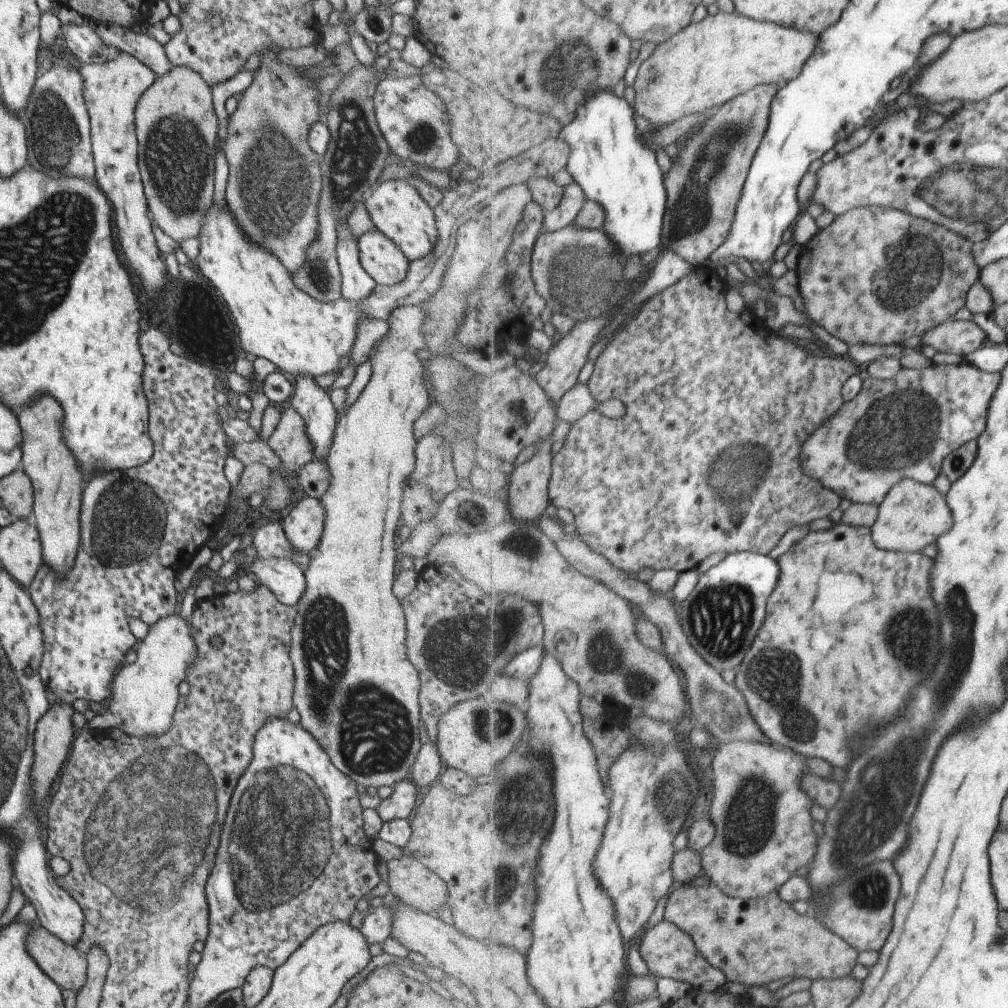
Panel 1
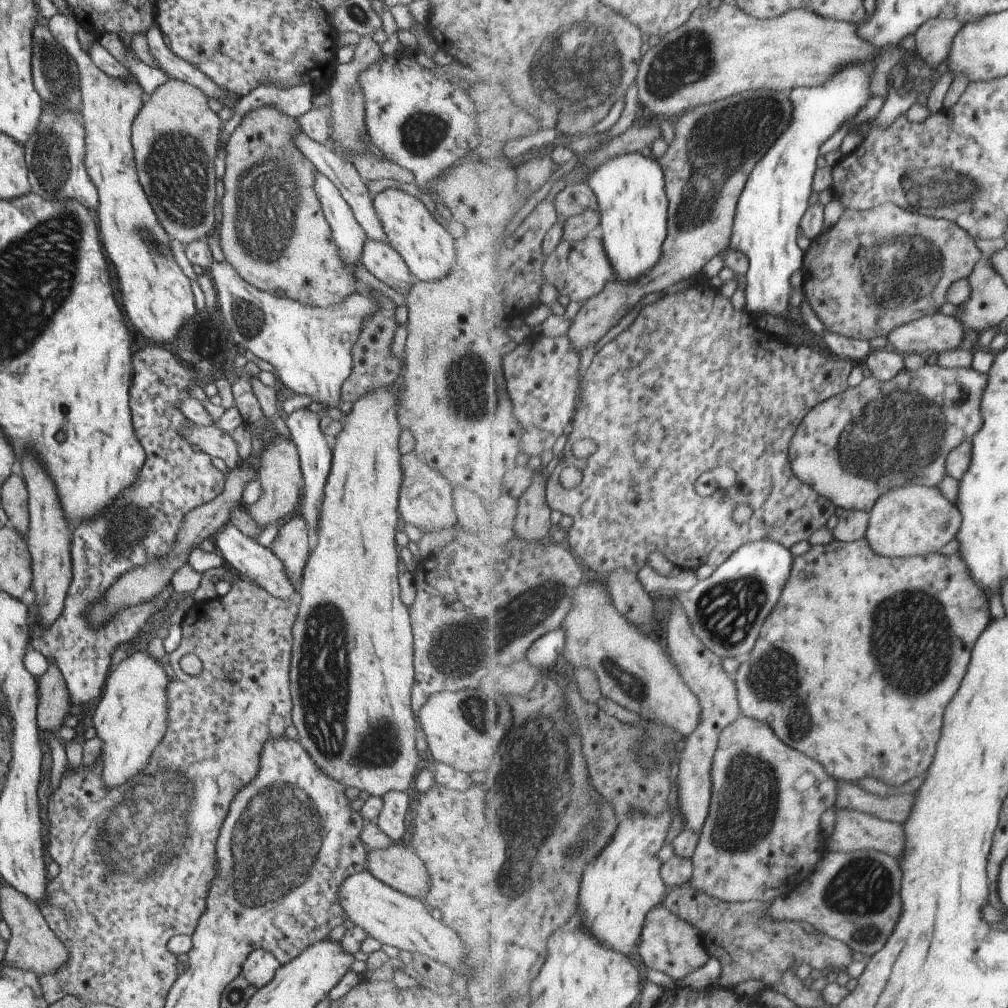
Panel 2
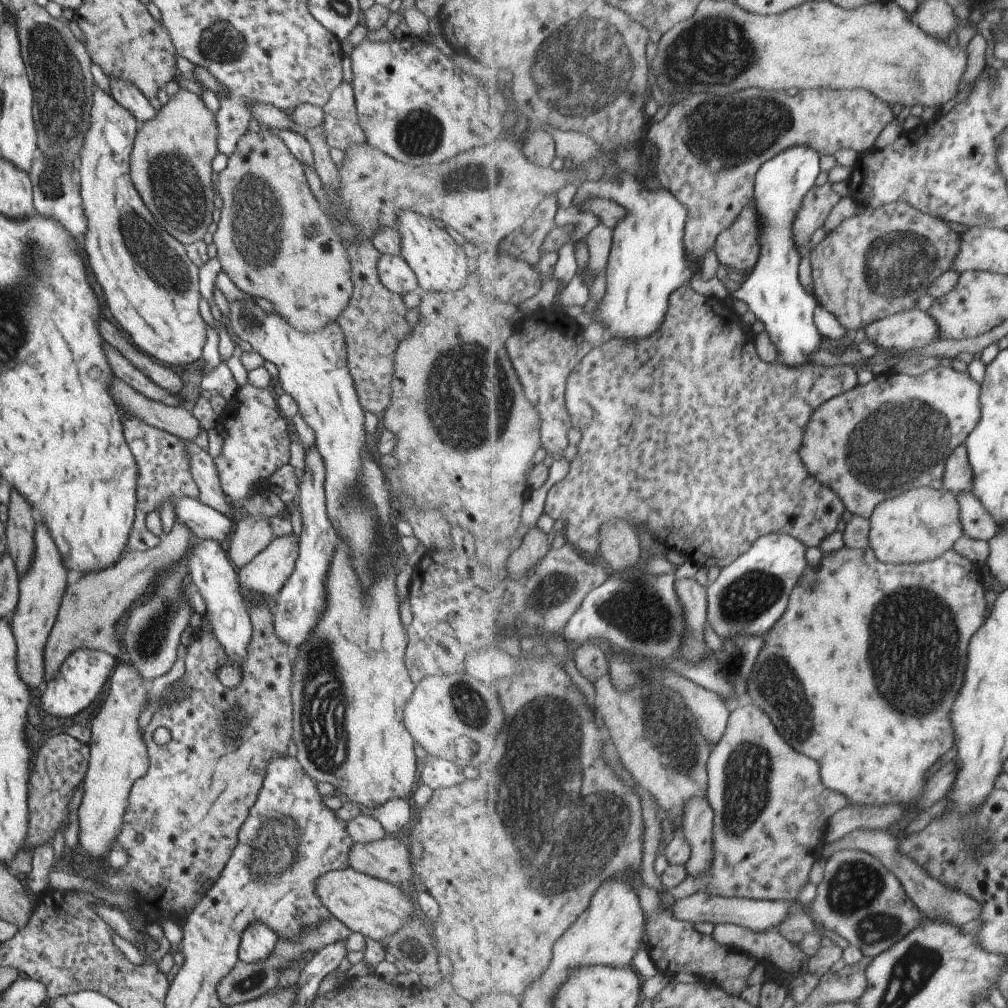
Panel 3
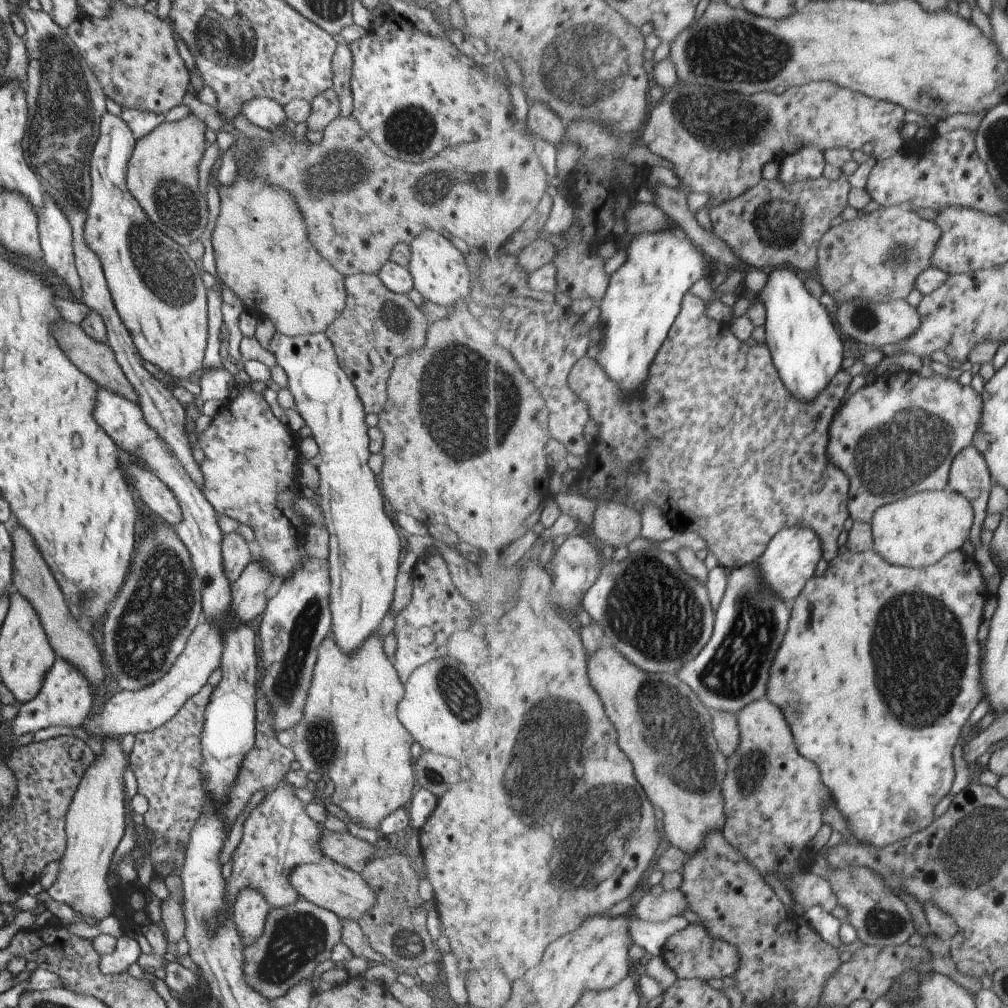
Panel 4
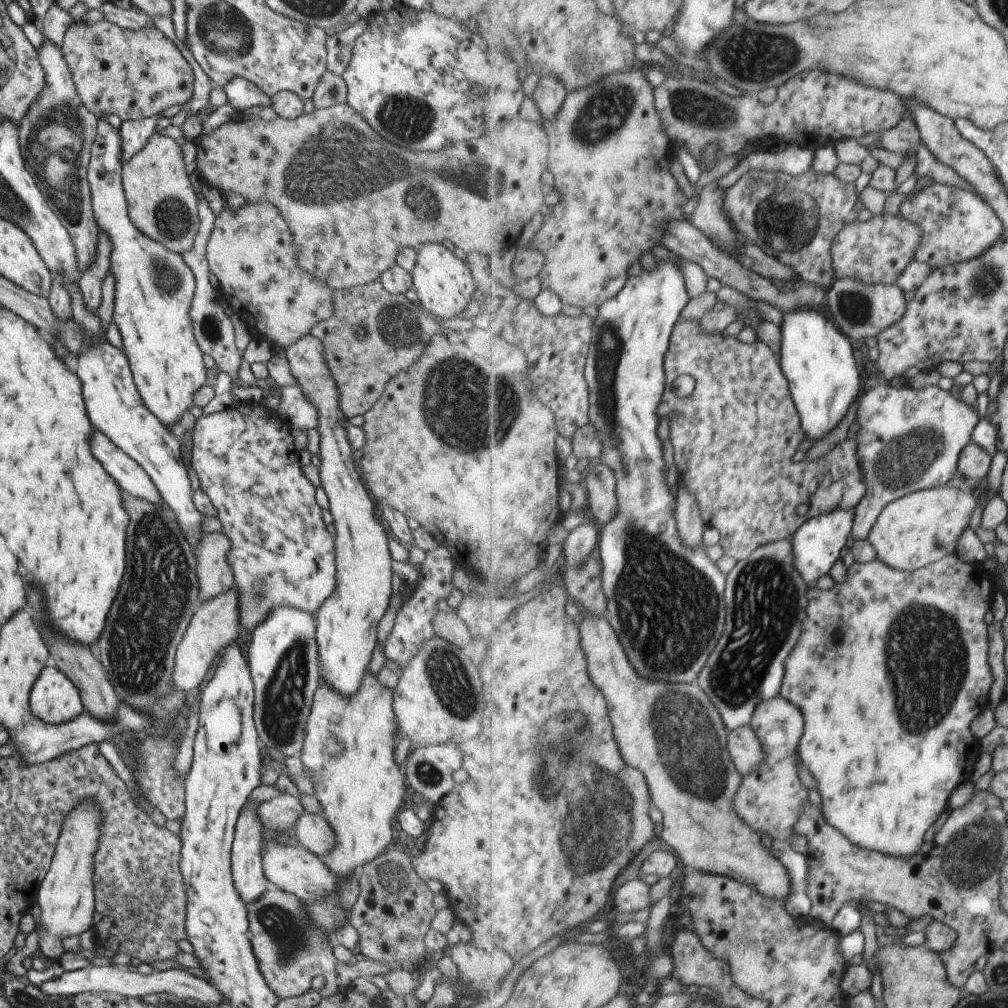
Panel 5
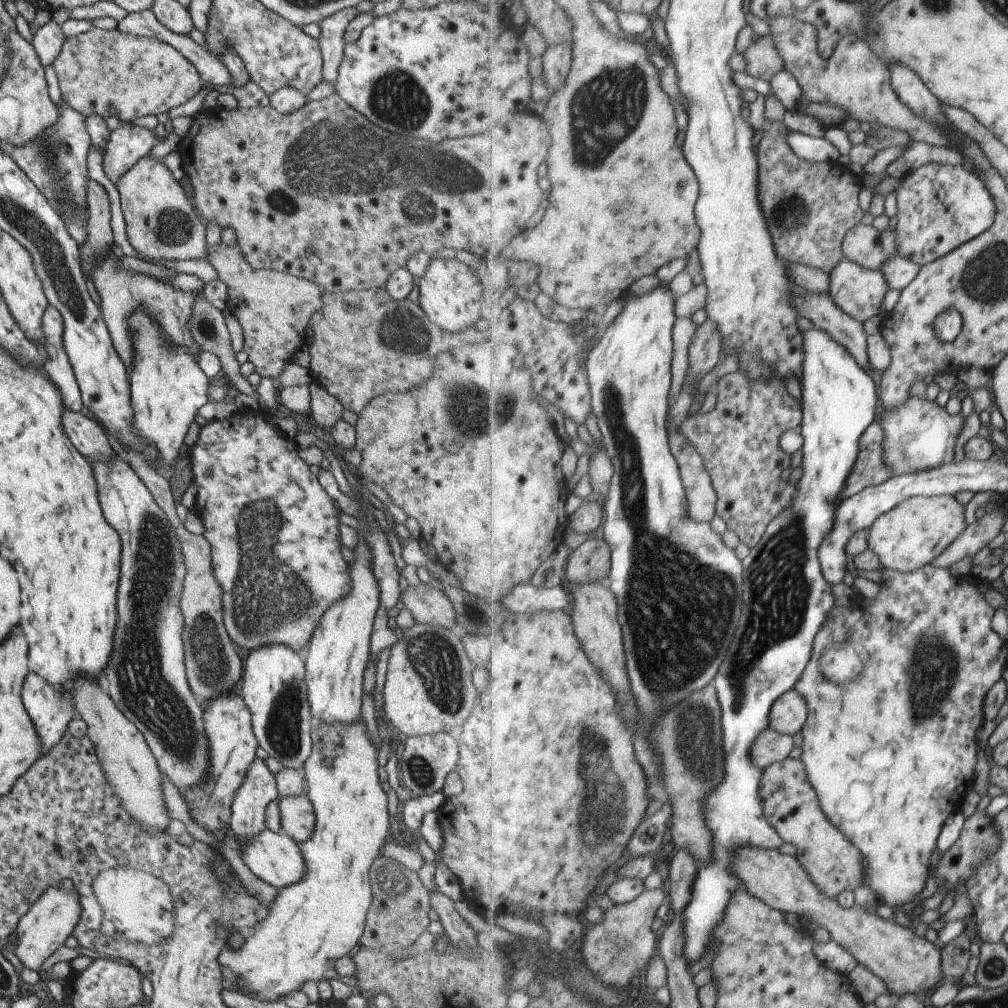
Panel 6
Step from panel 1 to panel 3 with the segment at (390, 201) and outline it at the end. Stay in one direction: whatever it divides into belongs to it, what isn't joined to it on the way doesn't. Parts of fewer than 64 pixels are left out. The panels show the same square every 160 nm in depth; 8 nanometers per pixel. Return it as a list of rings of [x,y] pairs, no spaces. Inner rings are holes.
[[[403,209],[395,219],[400,236],[400,257],[415,275],[420,293],[424,291],[455,292],[463,287],[470,264],[471,250],[455,243],[443,226],[423,218],[411,209]]]

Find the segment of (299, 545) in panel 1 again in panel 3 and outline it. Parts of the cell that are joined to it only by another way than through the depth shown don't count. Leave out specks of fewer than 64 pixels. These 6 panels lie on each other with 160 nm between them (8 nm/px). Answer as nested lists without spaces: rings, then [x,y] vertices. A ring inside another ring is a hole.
[[[291,532],[273,537],[271,542],[256,554],[247,564],[244,564],[237,573],[238,583],[251,592],[275,598],[282,584],[293,572],[298,557],[298,538]]]

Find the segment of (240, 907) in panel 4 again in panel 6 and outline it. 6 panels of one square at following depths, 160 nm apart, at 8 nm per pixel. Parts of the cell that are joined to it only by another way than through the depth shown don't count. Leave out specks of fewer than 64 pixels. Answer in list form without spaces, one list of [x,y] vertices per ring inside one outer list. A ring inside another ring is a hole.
[[[253,758],[229,806],[231,814],[228,826],[235,834],[237,844],[243,844],[245,840],[257,836],[265,828],[263,824],[265,807],[278,796],[275,778],[262,760]]]

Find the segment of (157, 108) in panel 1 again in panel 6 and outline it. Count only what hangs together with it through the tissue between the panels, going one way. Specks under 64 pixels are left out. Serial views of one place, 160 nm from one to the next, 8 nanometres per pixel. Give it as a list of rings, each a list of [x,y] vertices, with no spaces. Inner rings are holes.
[[[145,155],[114,184],[119,193],[127,242],[143,258],[156,262],[192,259],[207,261],[205,224],[187,201],[183,188],[173,180],[171,172],[161,161]]]

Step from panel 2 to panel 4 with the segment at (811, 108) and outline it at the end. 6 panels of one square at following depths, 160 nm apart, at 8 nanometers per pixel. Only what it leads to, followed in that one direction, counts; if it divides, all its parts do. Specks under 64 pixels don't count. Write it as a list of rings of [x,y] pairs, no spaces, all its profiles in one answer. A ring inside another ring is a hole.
[[[811,146],[797,149],[782,157],[778,178],[785,185],[793,185],[811,179],[820,180],[825,170],[826,153]],[[791,268],[772,269],[758,300],[766,310],[765,344],[772,352],[774,365],[797,398],[814,401],[843,368],[845,346],[835,321],[827,308],[811,294],[801,276]]]

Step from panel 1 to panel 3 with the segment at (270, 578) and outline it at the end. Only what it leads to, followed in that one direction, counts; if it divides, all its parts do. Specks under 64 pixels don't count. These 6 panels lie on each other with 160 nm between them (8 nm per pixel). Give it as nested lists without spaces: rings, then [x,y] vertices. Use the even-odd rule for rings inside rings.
[[[172,499],[174,520],[186,524],[195,538],[216,542],[225,546],[227,536],[233,532],[234,519],[219,514],[199,500]]]

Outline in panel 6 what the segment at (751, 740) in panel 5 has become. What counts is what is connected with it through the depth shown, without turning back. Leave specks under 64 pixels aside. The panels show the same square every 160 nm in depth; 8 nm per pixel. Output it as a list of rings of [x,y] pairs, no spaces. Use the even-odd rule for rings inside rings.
[[[769,728],[758,736],[752,746],[752,761],[764,771],[777,762],[787,760],[787,756],[793,752],[793,746],[795,742],[791,735]]]

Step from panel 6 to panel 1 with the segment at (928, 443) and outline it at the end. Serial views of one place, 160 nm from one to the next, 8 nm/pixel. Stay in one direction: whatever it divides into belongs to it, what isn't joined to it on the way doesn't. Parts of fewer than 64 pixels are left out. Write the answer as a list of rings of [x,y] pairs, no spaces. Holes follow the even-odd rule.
[[[971,363],[958,365],[937,365],[930,364],[924,369],[902,368],[897,377],[889,380],[879,380],[869,376],[864,381],[862,391],[859,396],[851,402],[845,402],[842,409],[825,425],[817,429],[804,443],[803,447],[803,466],[807,474],[819,479],[824,485],[831,487],[842,498],[849,499],[852,503],[869,503],[880,505],[891,488],[898,482],[903,482],[904,478],[919,481],[926,485],[933,485],[934,480],[942,473],[942,466],[947,456],[954,450],[961,448],[968,442],[977,441],[983,433],[986,432],[986,426],[989,420],[990,404],[994,400],[995,393],[998,392],[999,385],[1002,384],[1002,371],[985,372]]]

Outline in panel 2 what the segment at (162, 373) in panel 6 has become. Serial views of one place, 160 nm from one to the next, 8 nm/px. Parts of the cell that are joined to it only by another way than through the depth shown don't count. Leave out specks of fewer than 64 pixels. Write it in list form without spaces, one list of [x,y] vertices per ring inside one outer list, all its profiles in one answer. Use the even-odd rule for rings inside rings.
[[[56,13],[44,24],[53,35],[55,42],[75,63],[77,69],[79,112],[84,126],[84,167],[98,194],[95,214],[97,214],[97,224],[99,224],[99,240],[103,242],[105,256],[109,258],[111,266],[115,268],[115,276],[117,276],[117,284],[119,284],[119,292],[121,292],[123,314],[141,336],[149,338],[151,343],[167,347],[167,344],[177,338],[179,329],[188,321],[188,318],[196,313],[196,308],[194,296],[189,287],[189,279],[183,275],[169,252],[168,242],[171,238],[161,228],[136,175],[134,150],[130,143],[130,126],[141,108],[143,92],[135,79],[108,77],[93,64],[75,37],[77,27],[81,24],[75,22],[72,14]]]

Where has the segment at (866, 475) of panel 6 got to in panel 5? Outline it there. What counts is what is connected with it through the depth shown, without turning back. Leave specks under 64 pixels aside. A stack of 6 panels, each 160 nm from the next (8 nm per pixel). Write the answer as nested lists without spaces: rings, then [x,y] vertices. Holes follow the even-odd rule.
[[[681,318],[678,324],[675,325],[674,333],[670,340],[670,349],[666,354],[666,393],[663,395],[662,401],[659,403],[658,415],[671,416],[671,442],[675,448],[675,460],[677,460],[677,468],[681,470],[681,478],[683,484],[687,486],[687,490],[691,490],[691,494],[699,500],[700,508],[702,509],[702,517],[708,526],[715,528],[719,534],[719,544],[723,551],[723,555],[735,559],[737,562],[743,559],[749,559],[755,549],[762,546],[770,545],[774,542],[779,542],[781,539],[789,539],[793,533],[803,526],[811,517],[818,516],[821,513],[830,513],[831,511],[853,511],[856,506],[863,500],[866,493],[866,482],[862,473],[862,466],[858,461],[858,438],[855,431],[851,431],[848,438],[841,441],[833,447],[826,455],[818,459],[807,461],[804,459],[800,462],[795,462],[795,454],[799,450],[799,446],[803,444],[803,440],[808,438],[808,434],[802,425],[798,407],[795,404],[788,378],[782,371],[780,360],[775,357],[773,350],[760,341],[753,341],[750,344],[743,343],[739,338],[721,333],[706,333],[702,329],[700,319]],[[688,374],[696,381],[696,386],[693,392],[687,398],[677,398],[673,394],[673,382],[675,378]]]

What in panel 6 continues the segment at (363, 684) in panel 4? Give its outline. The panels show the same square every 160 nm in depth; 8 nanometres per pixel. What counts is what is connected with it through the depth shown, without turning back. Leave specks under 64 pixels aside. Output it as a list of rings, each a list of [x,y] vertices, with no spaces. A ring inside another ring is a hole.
[[[357,719],[357,722],[351,722],[351,724],[325,724],[325,722],[318,722],[311,724],[311,752],[307,757],[307,760],[303,763],[301,770],[302,776],[305,778],[305,784],[307,784],[306,798],[310,801],[314,817],[315,824],[313,824],[313,832],[309,836],[309,840],[305,842],[297,843],[297,848],[301,852],[301,858],[305,862],[305,874],[299,882],[293,882],[293,884],[287,884],[285,888],[277,889],[277,896],[273,898],[273,902],[269,904],[269,908],[263,914],[260,915],[257,920],[257,929],[252,936],[248,938],[243,937],[243,944],[233,950],[231,946],[224,946],[219,952],[217,963],[220,966],[226,967],[231,970],[235,975],[235,983],[231,983],[235,992],[239,994],[252,994],[253,1000],[259,1000],[259,1002],[274,1003],[282,1001],[283,996],[287,996],[289,992],[295,992],[295,990],[301,990],[301,986],[305,982],[318,982],[327,981],[329,979],[337,978],[333,962],[337,959],[350,955],[357,947],[359,936],[361,936],[363,928],[365,926],[367,909],[371,902],[371,888],[369,882],[369,868],[373,863],[373,860],[381,854],[381,849],[385,843],[385,836],[387,837],[389,832],[389,814],[387,813],[387,796],[385,795],[386,789],[384,789],[384,781],[377,777],[377,752],[367,736],[367,728],[365,724]]]

